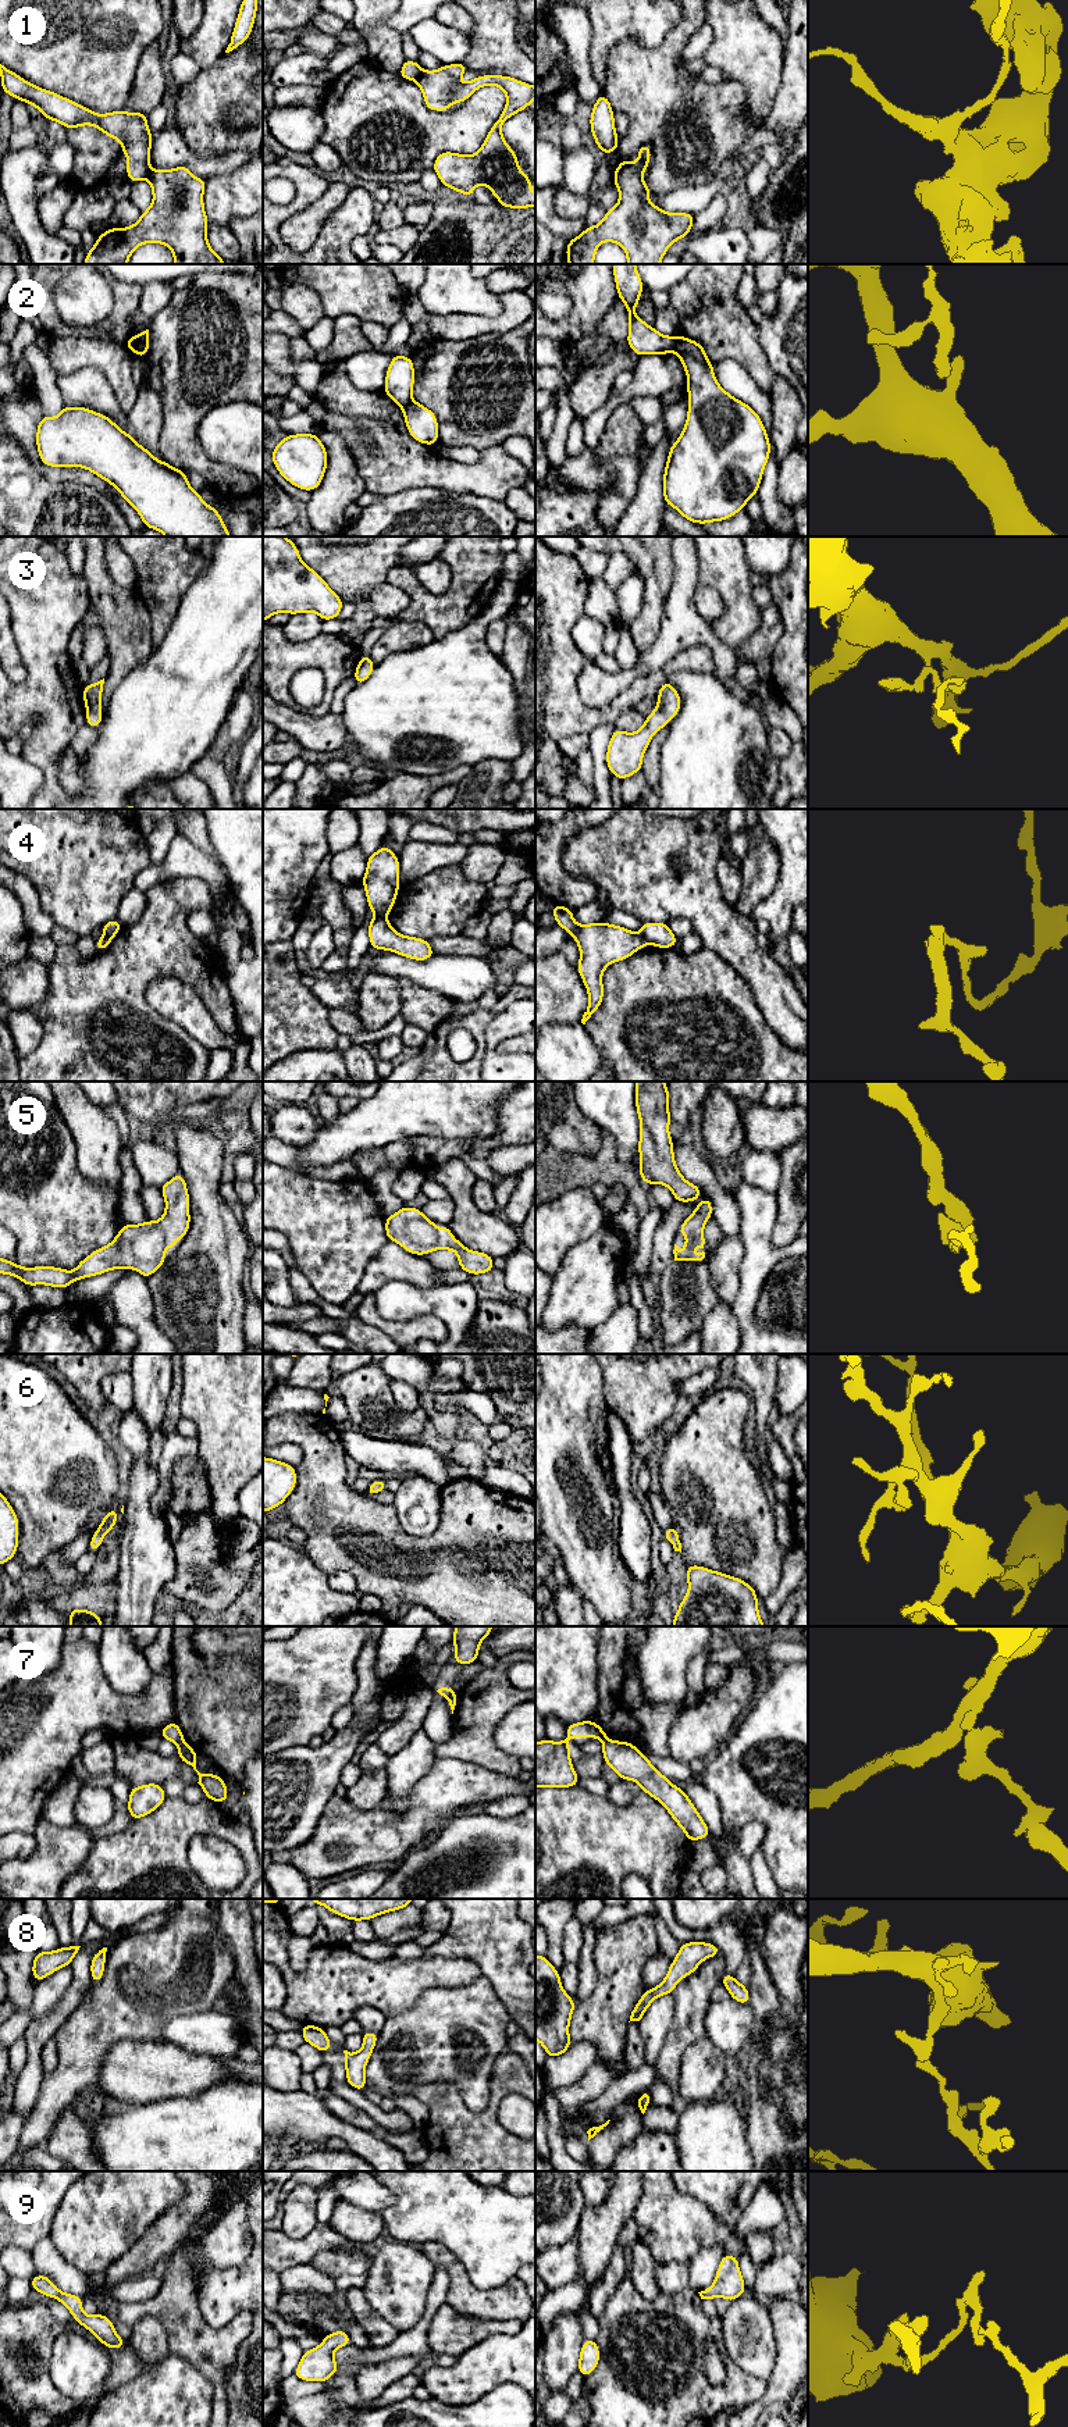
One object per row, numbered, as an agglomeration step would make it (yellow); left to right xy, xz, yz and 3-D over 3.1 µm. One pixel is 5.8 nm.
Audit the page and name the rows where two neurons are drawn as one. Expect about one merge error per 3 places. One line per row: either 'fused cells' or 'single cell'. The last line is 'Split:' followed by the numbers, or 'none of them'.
1: fused cells
2: fused cells
3: single cell
4: fused cells
5: single cell
6: single cell
7: fused cells
8: single cell
9: single cell
Split: 1, 2, 4, 7

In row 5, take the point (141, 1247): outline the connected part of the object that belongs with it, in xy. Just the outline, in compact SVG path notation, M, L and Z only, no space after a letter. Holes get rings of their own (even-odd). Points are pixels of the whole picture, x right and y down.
M182 1173L160 1186L160 1191L165 1211L157 1222L124 1223L110 1244L95 1250L72 1272L56 1266L24 1268L15 1261L0 1258L0 1273L18 1277L26 1286L46 1284L56 1289L67 1289L72 1282L113 1269L135 1269L147 1279L167 1261L164 1247L174 1250L191 1225L191 1200Z

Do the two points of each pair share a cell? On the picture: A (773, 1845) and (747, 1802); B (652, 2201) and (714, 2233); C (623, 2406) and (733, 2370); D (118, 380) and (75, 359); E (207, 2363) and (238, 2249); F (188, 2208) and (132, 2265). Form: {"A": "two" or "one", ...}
{"A": "one", "B": "one", "C": "one", "D": "one", "E": "one", "F": "one"}

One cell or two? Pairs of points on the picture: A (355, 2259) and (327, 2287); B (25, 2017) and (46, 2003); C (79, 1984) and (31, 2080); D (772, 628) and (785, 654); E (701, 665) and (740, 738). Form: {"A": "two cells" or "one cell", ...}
{"A": "two cells", "B": "one cell", "C": "one cell", "D": "two cells", "E": "two cells"}

